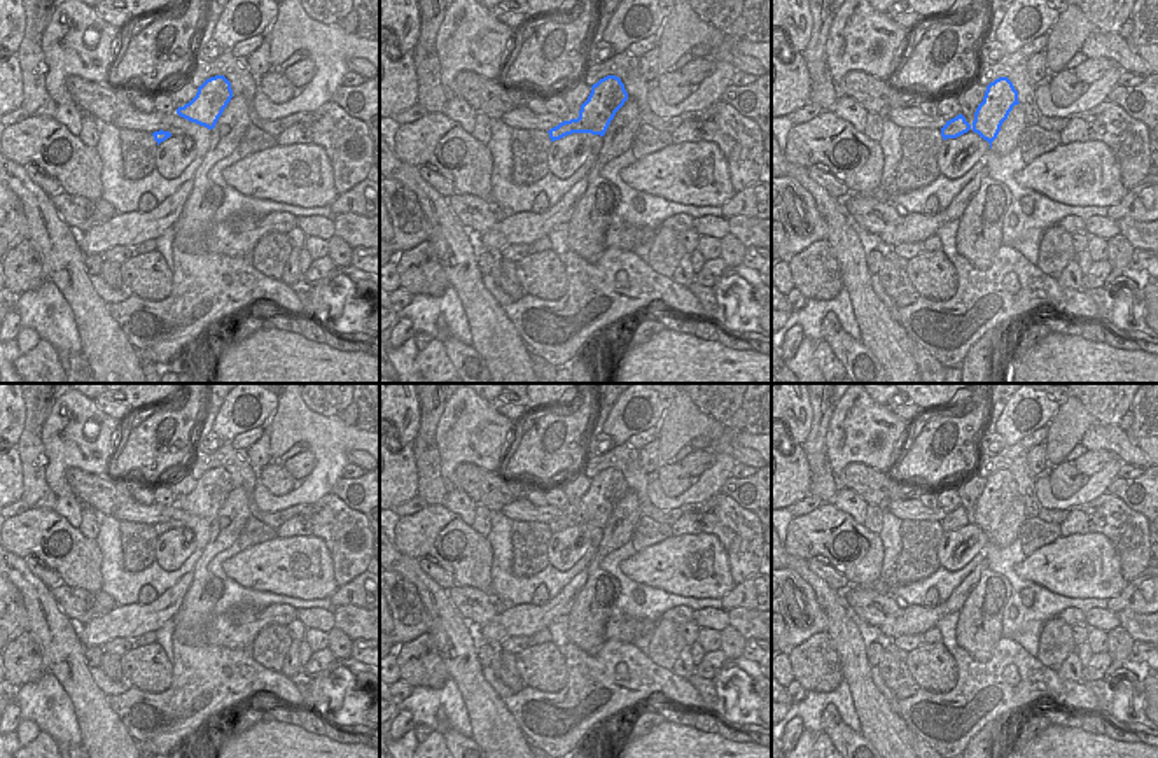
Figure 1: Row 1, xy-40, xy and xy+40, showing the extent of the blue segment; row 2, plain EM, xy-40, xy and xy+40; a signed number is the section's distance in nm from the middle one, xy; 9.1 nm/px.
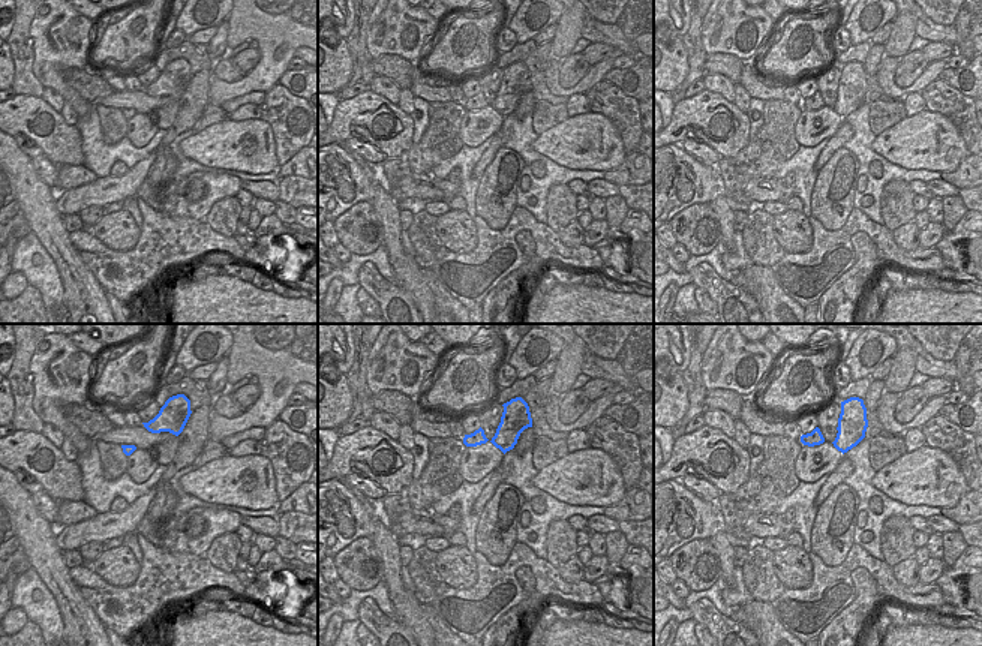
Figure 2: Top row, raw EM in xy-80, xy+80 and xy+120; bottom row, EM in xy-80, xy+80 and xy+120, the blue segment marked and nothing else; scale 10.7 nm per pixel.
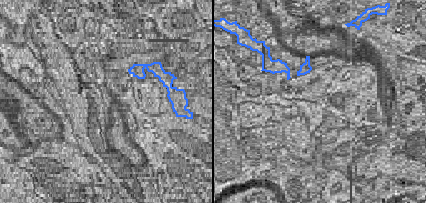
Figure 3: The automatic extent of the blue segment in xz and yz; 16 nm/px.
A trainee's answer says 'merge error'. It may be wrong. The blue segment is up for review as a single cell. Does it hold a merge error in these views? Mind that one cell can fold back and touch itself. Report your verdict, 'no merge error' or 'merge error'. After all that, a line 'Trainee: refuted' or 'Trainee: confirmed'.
merge error
Trainee: confirmed

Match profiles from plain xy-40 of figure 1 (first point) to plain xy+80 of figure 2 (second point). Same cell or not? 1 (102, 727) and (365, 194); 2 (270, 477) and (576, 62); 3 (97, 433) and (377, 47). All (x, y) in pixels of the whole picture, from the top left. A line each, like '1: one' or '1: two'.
1: two
2: one
3: one

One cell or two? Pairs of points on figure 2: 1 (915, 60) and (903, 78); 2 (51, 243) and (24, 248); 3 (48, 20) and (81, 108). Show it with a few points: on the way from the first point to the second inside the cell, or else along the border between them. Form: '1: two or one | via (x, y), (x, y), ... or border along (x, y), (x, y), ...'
1: one | via (912, 65), (906, 74)
2: two | border along (32, 231), (60, 275)
3: one | via (54, 42), (54, 80), (60, 86)

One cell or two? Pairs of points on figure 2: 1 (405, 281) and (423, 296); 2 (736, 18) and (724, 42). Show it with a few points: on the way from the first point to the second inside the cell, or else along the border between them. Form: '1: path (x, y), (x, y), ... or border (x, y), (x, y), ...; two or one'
1: path (410, 282), (419, 291); one
2: path (730, 24), (724, 36); one

